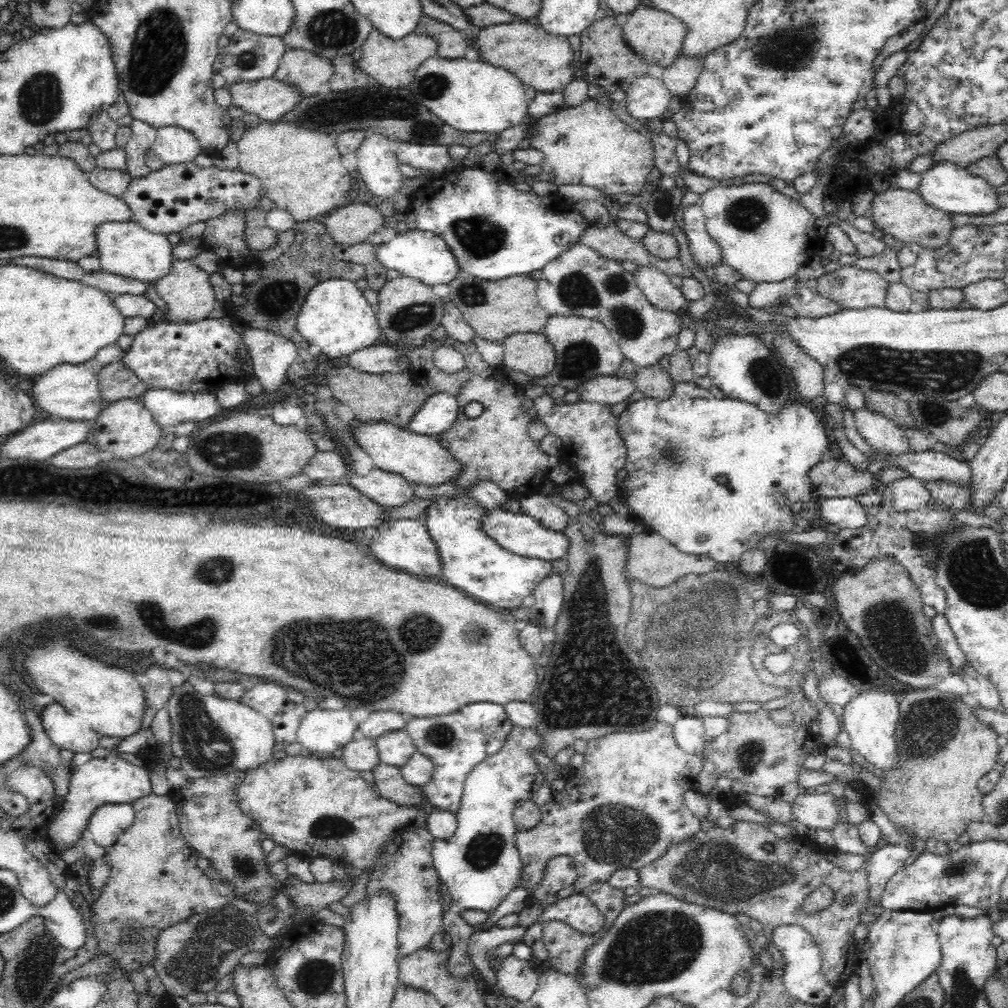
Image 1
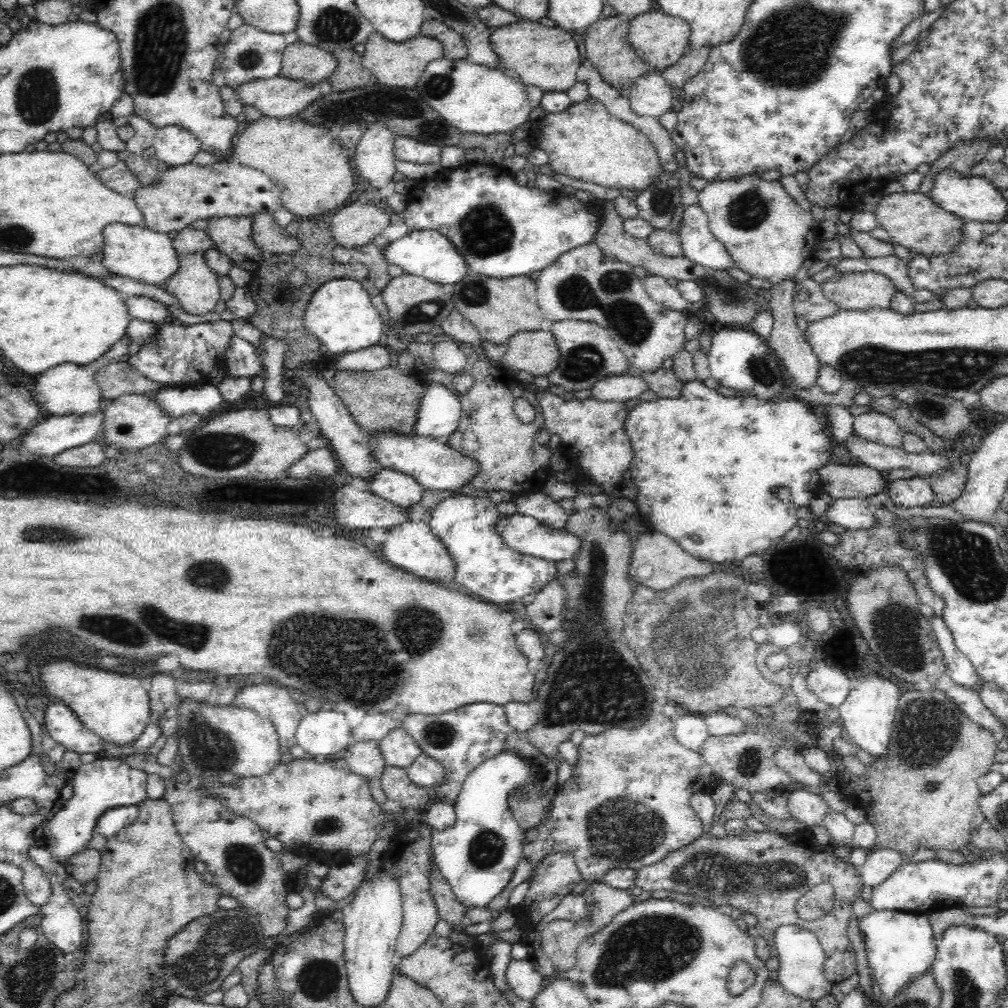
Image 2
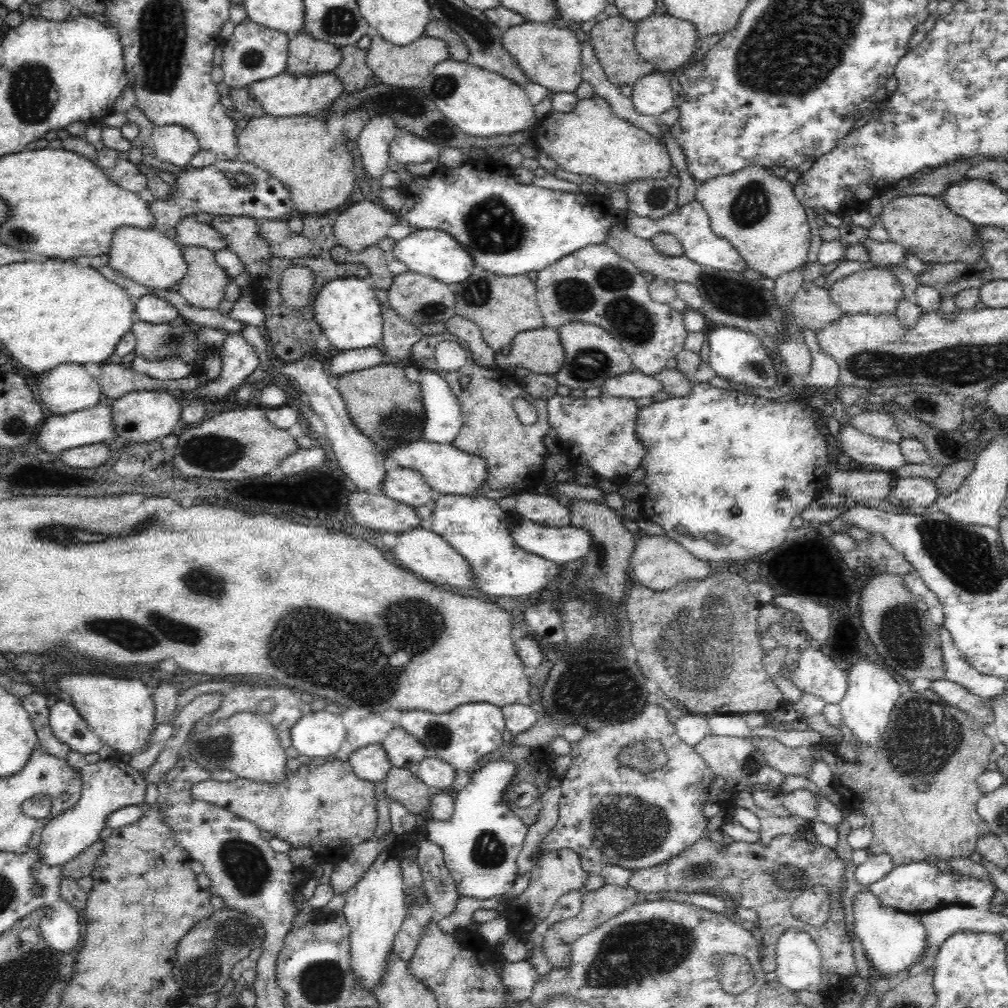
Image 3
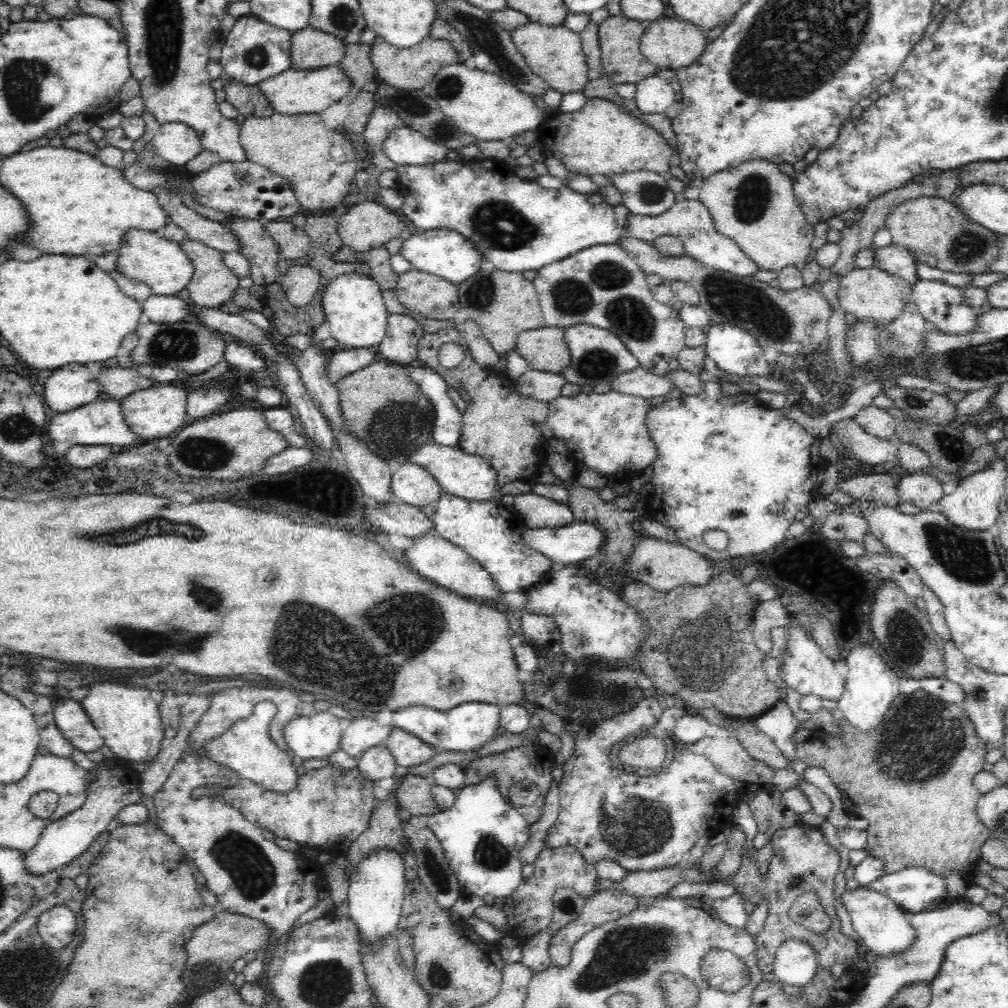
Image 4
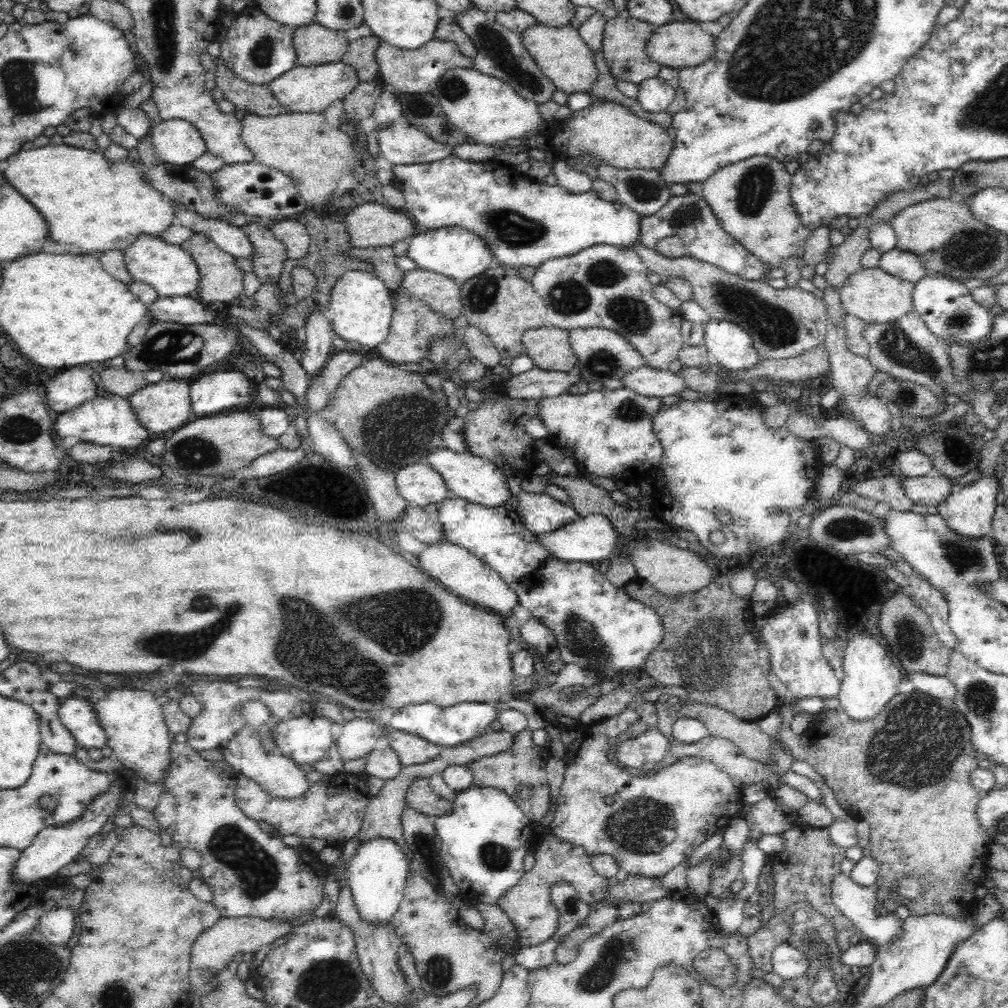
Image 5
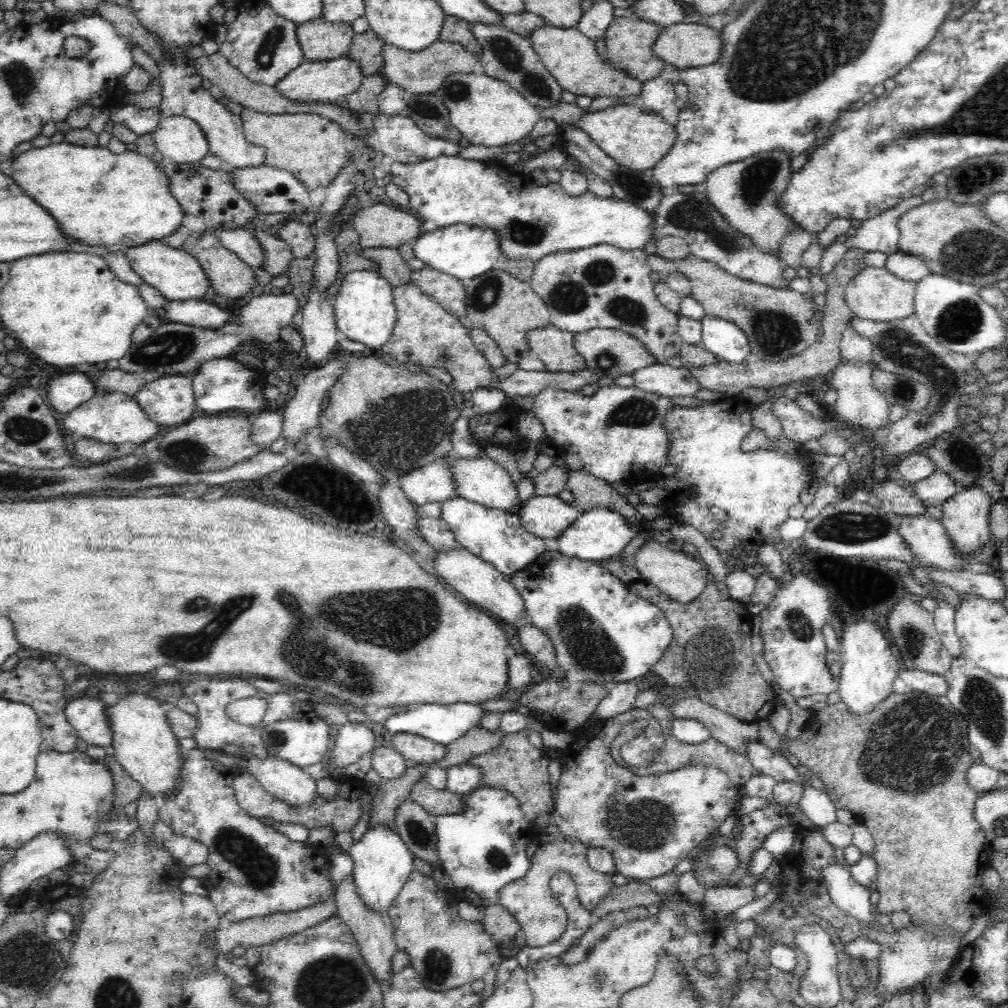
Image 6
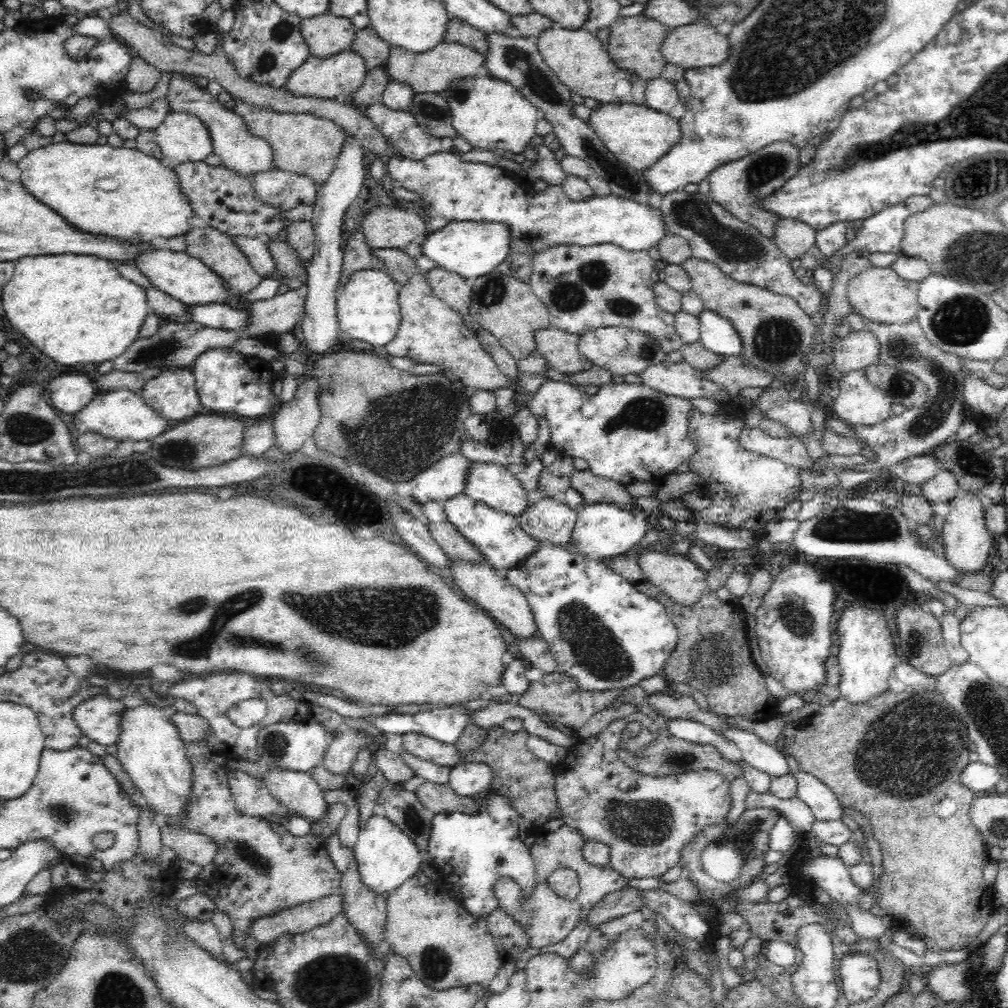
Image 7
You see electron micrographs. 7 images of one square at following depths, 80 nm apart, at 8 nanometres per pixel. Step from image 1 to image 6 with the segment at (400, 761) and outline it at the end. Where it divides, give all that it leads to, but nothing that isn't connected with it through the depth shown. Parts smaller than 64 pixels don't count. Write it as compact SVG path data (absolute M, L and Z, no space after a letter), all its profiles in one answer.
M399 733L392 740L396 752L411 765L422 765L442 760L447 754L447 748L414 734Z

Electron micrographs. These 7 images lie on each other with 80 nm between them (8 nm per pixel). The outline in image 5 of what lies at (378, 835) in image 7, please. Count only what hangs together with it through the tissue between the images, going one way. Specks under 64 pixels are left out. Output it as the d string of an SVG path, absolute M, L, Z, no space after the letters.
M383 836L370 839L358 847L347 868L347 883L355 899L356 909L366 922L388 925L393 922L407 883L409 862L398 843Z

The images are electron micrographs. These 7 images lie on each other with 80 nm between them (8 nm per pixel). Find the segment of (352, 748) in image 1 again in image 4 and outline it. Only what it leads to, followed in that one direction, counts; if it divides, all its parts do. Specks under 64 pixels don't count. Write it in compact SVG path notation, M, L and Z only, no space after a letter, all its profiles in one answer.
M385 744L374 746L356 758L357 771L362 778L375 783L386 778L395 778L399 769Z

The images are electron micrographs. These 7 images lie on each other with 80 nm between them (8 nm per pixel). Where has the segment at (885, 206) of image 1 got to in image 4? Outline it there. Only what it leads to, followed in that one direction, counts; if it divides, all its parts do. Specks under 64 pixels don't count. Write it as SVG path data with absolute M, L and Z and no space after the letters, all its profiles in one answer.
M918 196L890 208L885 228L890 232L892 245L902 246L918 263L952 273L974 276L988 273L999 256L997 234L967 218L950 200Z

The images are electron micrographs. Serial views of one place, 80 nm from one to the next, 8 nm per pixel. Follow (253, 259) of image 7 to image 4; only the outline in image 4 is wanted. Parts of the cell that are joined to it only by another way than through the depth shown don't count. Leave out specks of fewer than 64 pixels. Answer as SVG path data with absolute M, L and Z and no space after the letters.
M154 188L152 193L155 194L156 201L160 202L164 212L170 216L172 223L186 233L184 240L202 242L222 254L239 248L234 234L228 232L219 222L202 218L194 210L186 207L172 189Z

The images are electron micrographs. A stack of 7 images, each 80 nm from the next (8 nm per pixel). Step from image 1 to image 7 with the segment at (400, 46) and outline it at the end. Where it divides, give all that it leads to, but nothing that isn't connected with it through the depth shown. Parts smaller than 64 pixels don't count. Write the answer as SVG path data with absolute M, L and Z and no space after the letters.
M443 40L434 48L418 54L391 45L388 60L384 67L392 81L410 85L412 92L418 95L422 93L441 93L452 81L475 76L478 66L482 66L482 64L484 64L482 53L460 43Z

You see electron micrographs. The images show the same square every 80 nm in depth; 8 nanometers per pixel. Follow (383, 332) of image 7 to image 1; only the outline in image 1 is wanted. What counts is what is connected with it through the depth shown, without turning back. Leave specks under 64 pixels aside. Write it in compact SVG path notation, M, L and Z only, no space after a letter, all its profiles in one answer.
M343 279L320 282L308 292L305 302L300 306L296 328L308 344L320 346L322 354L331 360L348 358L357 350L378 344L381 337L374 308L367 304L355 282Z

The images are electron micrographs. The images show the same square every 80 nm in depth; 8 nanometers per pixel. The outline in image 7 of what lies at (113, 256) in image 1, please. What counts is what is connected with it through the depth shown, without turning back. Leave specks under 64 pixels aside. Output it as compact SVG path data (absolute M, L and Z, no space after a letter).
M147 244L139 257L135 258L134 264L149 279L152 287L158 288L185 306L224 304L230 300L230 288L223 283L223 279L185 251L157 250Z

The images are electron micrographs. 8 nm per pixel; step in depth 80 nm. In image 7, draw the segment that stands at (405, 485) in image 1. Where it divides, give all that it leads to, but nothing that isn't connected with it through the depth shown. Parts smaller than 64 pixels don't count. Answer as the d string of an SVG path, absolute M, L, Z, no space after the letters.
M460 452L445 456L438 460L436 464L428 466L426 470L422 470L410 481L407 481L413 500L417 504L424 505L428 502L443 502L462 493L462 490L464 490L464 476L468 472L468 466L470 466L470 461Z

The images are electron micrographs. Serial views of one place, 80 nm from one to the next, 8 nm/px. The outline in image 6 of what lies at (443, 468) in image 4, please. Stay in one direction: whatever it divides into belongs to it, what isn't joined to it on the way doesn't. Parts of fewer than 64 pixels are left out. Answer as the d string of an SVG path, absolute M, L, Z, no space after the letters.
M451 452L439 460L444 461L446 469L452 475L456 496L461 496L468 499L469 502L478 503L490 509L517 512L520 508L520 505L516 501L518 490L514 487L510 475L508 475L501 465L498 465L496 461L488 457L486 452L482 452L476 458L462 458Z

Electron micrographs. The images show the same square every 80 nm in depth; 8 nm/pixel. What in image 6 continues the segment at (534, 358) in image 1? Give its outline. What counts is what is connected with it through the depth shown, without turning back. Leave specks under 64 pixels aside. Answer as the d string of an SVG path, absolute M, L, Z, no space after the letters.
M553 325L530 330L527 334L530 356L538 358L550 372L585 370L584 360L574 348L574 334Z

